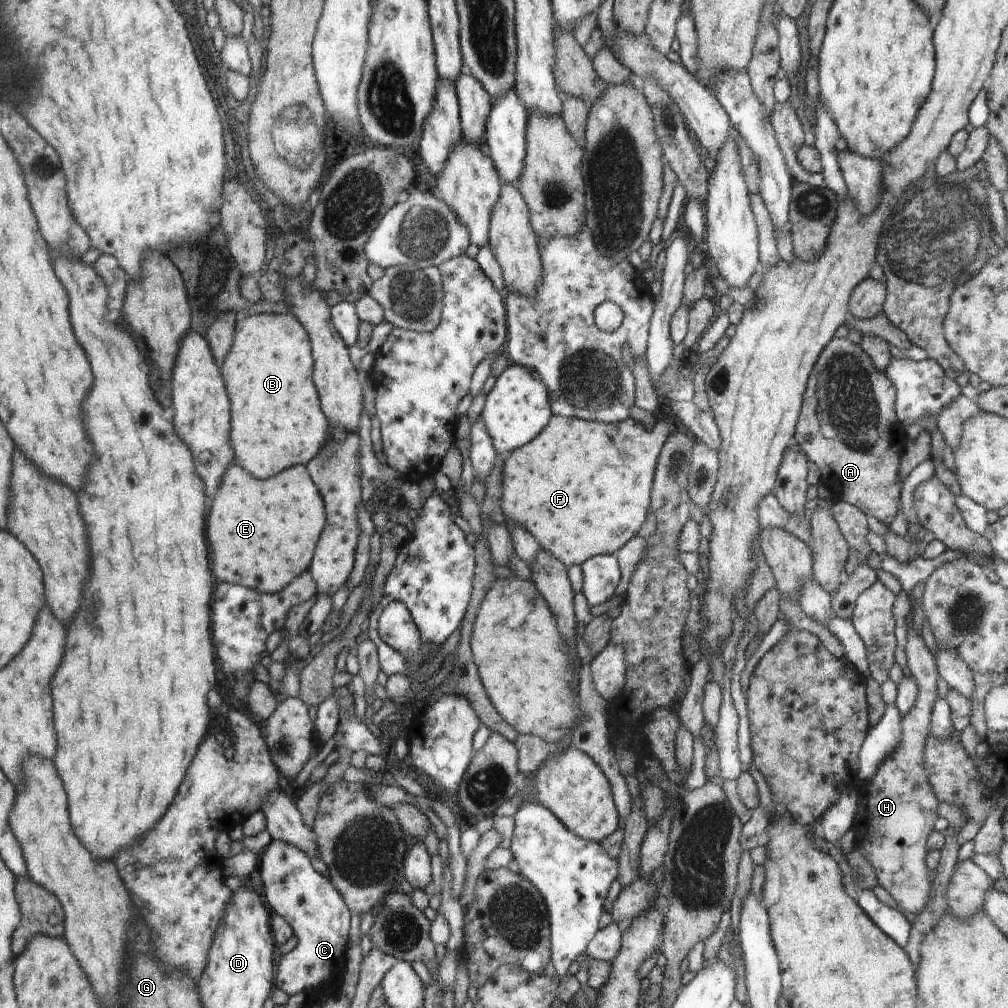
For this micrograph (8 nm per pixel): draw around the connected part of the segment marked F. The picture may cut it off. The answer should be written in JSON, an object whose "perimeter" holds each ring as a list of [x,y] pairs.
{"perimeter":[[[664,408],[658,411],[654,417],[656,419],[654,426],[646,428],[643,423],[631,418],[620,422],[620,424],[606,424],[598,421],[582,420],[581,418],[554,415],[549,424],[528,445],[521,446],[520,449],[514,449],[512,453],[504,457],[501,508],[506,522],[512,522],[530,531],[537,538],[541,548],[552,553],[559,561],[565,563],[566,567],[582,565],[594,555],[614,555],[628,540],[642,534],[642,526],[646,526],[646,518],[650,518],[650,512],[653,509],[653,486],[657,476],[658,461],[661,450],[669,438],[669,433],[674,428],[671,416]]]}

